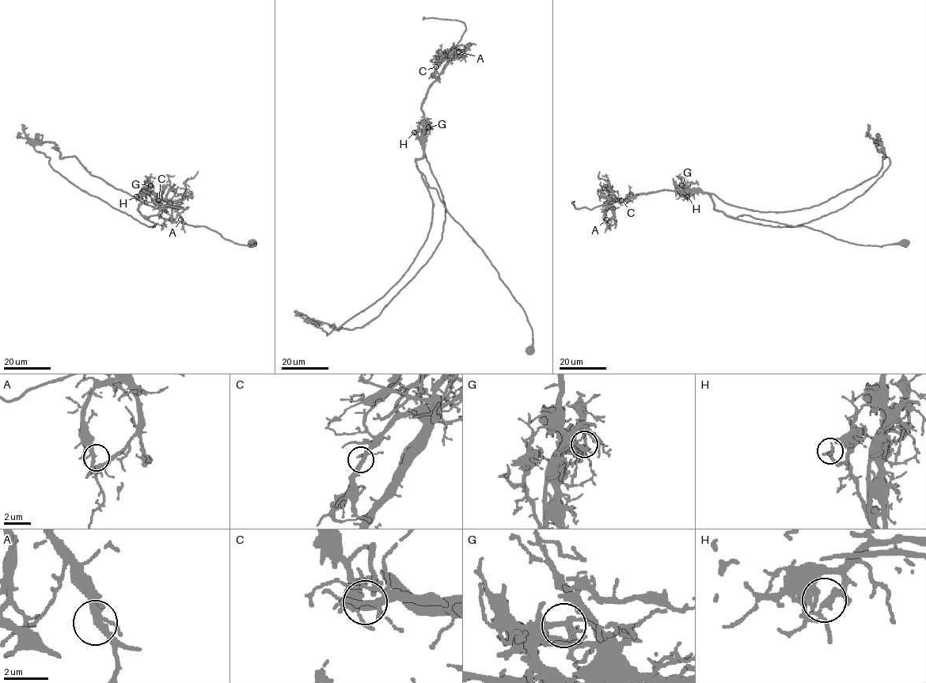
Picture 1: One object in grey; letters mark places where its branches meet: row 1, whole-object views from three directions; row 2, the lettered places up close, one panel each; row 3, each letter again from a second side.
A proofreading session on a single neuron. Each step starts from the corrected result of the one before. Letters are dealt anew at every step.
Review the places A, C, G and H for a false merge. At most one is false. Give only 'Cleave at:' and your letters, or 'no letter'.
Cleave at: G

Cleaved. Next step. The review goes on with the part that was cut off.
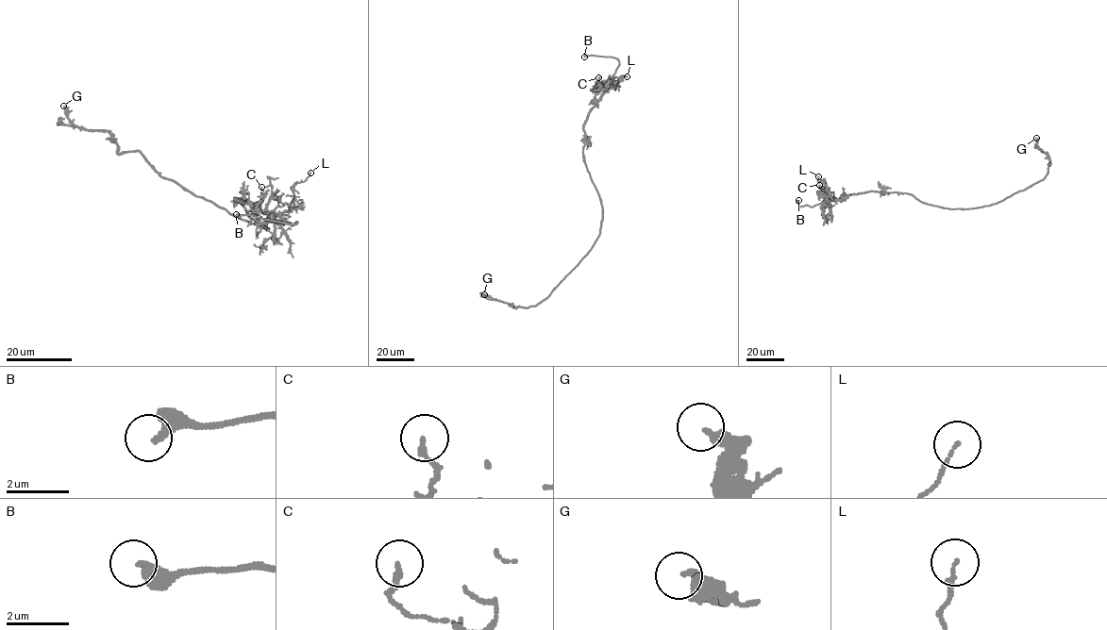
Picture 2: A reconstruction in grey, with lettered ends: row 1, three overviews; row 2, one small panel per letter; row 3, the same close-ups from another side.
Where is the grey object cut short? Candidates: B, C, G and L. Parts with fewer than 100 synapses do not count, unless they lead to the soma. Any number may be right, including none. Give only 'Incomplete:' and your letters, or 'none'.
Incomplete: B

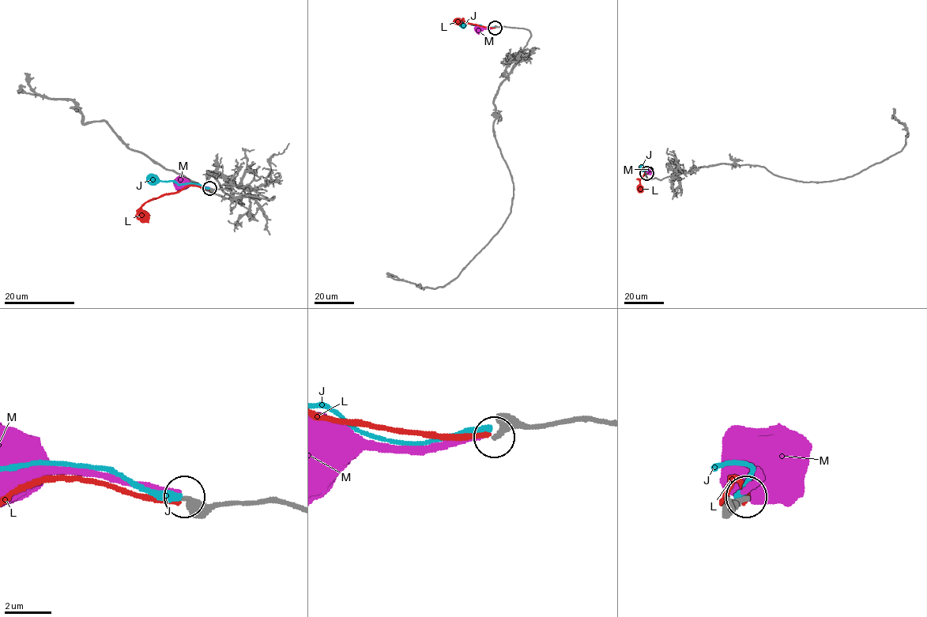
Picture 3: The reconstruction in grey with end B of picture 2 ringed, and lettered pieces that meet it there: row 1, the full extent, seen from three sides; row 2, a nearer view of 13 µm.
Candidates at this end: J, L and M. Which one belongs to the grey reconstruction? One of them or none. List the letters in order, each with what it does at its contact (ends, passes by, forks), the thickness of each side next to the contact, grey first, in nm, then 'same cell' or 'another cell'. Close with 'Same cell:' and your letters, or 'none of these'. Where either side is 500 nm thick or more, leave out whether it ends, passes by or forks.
J: it ends | 380/360 nm | another cell
L: it ends | 360/200 nm | another cell
M: it ends | 380/200 nm | another cell
Same cell: none of these

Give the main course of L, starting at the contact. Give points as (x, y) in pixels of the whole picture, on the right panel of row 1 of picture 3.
L: (646, 173), (638, 179), (638, 192)

